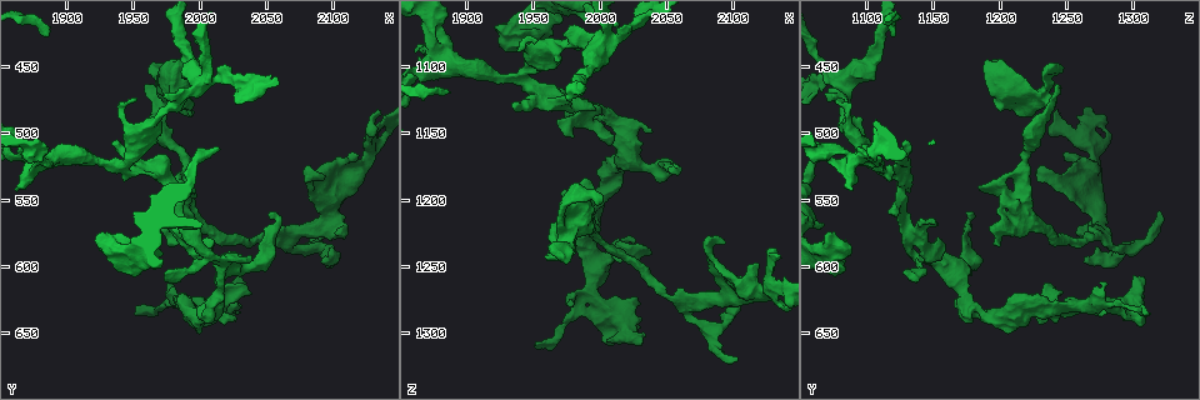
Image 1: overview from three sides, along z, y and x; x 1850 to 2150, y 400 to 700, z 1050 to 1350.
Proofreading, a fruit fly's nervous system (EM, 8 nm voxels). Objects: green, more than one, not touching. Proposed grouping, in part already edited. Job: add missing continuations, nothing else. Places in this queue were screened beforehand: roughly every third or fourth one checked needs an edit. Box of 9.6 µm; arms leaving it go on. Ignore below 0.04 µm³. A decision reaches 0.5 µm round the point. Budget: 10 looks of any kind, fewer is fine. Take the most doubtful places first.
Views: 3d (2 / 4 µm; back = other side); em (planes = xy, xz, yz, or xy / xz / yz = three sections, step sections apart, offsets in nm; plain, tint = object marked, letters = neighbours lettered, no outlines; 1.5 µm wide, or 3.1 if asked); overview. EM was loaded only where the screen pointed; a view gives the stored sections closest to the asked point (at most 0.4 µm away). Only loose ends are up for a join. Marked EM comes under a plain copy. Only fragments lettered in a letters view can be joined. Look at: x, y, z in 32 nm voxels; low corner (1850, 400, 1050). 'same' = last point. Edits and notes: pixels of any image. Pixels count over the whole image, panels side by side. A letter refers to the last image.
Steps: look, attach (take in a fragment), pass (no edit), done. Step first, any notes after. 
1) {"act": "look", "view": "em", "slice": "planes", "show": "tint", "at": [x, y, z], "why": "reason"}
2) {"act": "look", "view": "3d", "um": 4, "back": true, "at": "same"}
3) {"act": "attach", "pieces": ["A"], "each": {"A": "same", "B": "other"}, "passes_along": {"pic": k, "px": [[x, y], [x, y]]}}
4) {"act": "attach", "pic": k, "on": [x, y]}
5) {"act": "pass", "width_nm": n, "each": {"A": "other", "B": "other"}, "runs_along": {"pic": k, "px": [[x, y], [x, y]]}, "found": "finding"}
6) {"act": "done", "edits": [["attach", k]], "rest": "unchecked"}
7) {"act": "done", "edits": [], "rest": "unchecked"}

{"act": "look", "view": "em", "slice": "planes", "show": "letters", "at": [2090, 594, 1266], "why": "free end"}

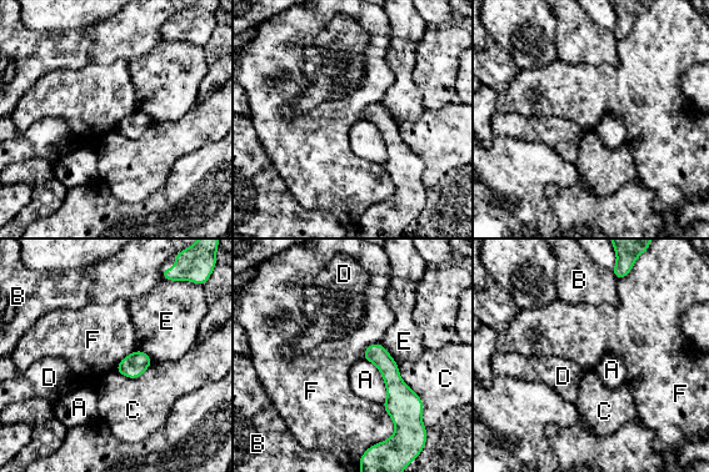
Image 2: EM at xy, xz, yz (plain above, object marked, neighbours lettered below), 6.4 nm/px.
{"act": "pass", "each": {"A": "other", "B": "other", "C": "other", "D": "other", "E": "other", "F": "other"}, "runs_along": {"pic": 2, "px": [[374, 346], [397, 388], [397, 418]]}, "found": "no lettered fragment goes on from it"}

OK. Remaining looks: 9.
{"act": "look", "view": "em", "slice": "planes", "show": "letters", "at": [2028, 610, 1300], "why": "thick end"}

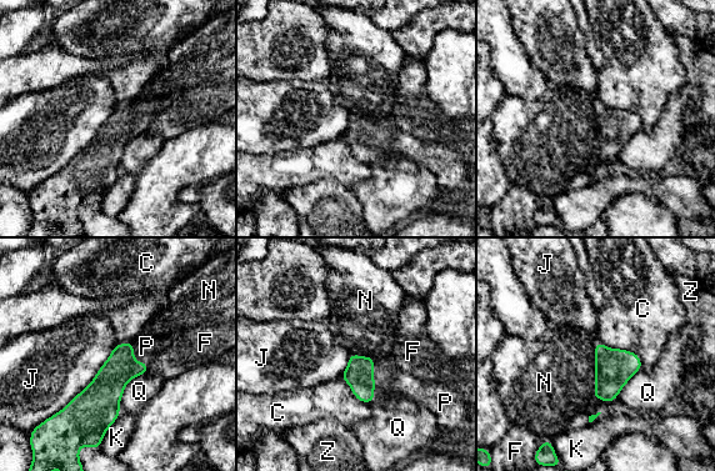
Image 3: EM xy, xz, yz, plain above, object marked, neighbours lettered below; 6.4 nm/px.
{"act": "attach", "pieces": ["P"], "longest_contact_nm": ["J", 600], "each": {"C": "other", "F": "other", "J": "other", "K": "other", "N": "other", "P": "same", "Q": "other", "Z": "other"}, "found": "the neuron continues"}

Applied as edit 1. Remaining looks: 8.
{"act": "look", "view": "overview", "why": "see it whole again"}

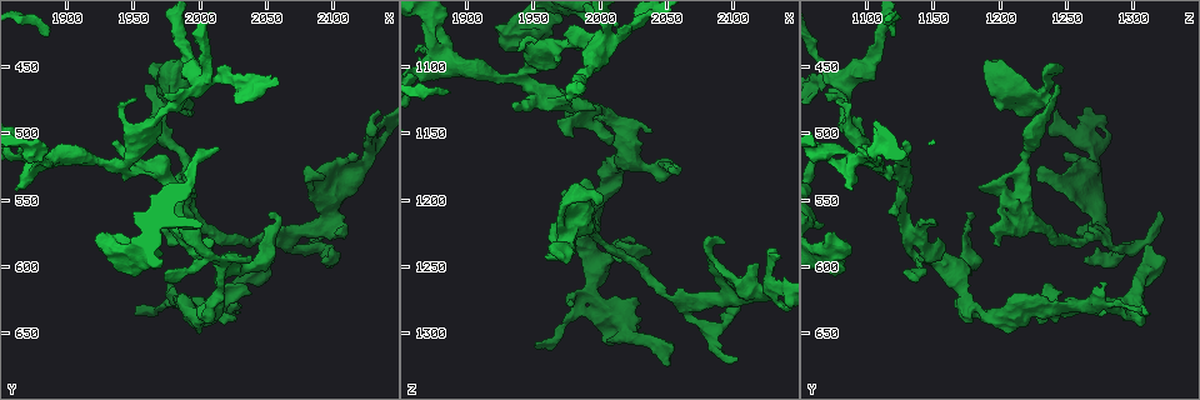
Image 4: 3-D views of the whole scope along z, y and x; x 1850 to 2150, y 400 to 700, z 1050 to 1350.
{"act": "look", "view": "3d", "um": 2, "at": [1974, 604, 1128], "why": "branch stops here"}

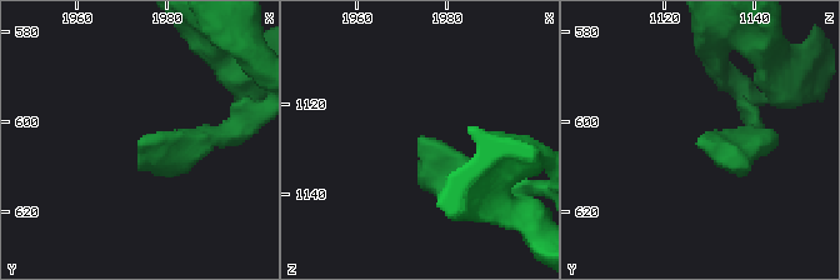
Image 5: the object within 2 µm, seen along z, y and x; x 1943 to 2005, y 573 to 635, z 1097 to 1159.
{"act": "look", "view": "em", "slice": "planes", "show": "letters", "at": [1975, 605, 1127], "why": "shape alone is not enough"}

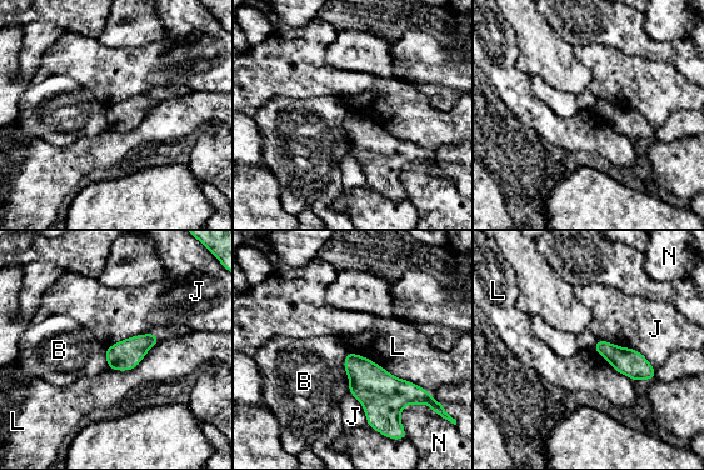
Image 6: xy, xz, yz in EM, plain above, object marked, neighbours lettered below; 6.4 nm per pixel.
{"act": "pass", "each": {"B": "other", "J": "other", "L": "other", "N": "other"}, "border": {"pic": 6, "px": [[348, 351], [429, 393]]}, "found": "none of them fits"}

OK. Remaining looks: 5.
{"act": "look", "view": "em", "slice": "yz", "step": 8, "show": "tint", "at": [1960, 462, 1244], "why": "branch stops here"}

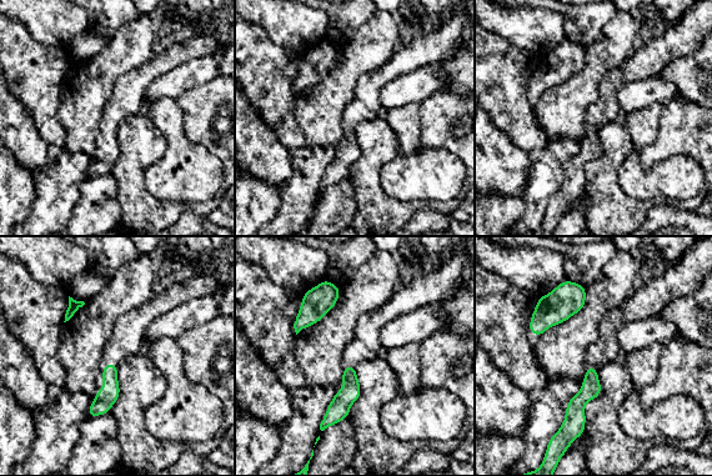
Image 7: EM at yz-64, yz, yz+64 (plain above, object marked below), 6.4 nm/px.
{"act": "look", "view": "em", "slice": "planes", "show": "letters", "at": "same", "why": "another direction"}

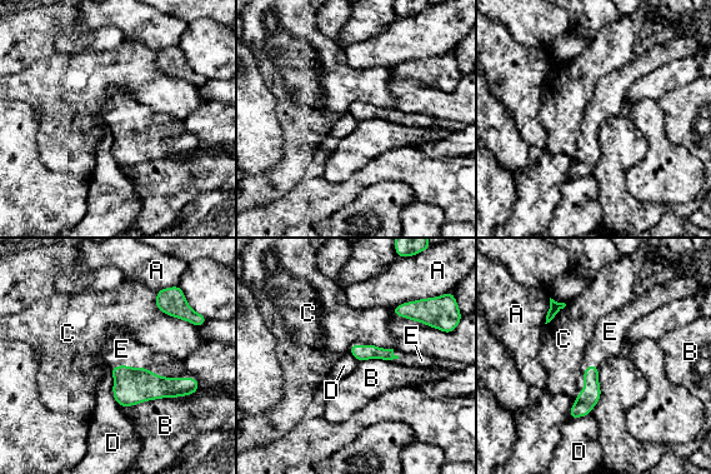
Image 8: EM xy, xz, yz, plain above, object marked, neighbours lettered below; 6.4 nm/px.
{"act": "attach", "pieces": ["E"], "each": {"A": "other", "B": "other", "C": "other", "D": "other", "E": "same"}, "passes_along": {"pic": 8, "px": [[131, 385], [135, 368], [121, 349]]}, "found": "the neuron continues"}

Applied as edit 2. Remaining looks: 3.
{"act": "done", "edits": [["attach", 3], ["attach", 8]], "rest": "unchecked"}

